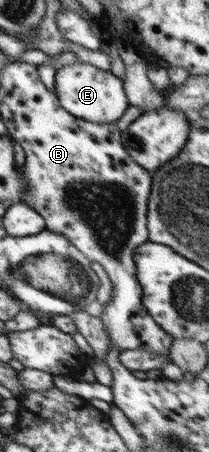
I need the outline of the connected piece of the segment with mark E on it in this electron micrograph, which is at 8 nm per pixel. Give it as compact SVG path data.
M76 61L56 71L56 95L60 105L77 118L107 124L116 122L129 106L124 79L111 71L104 71L89 63Z

